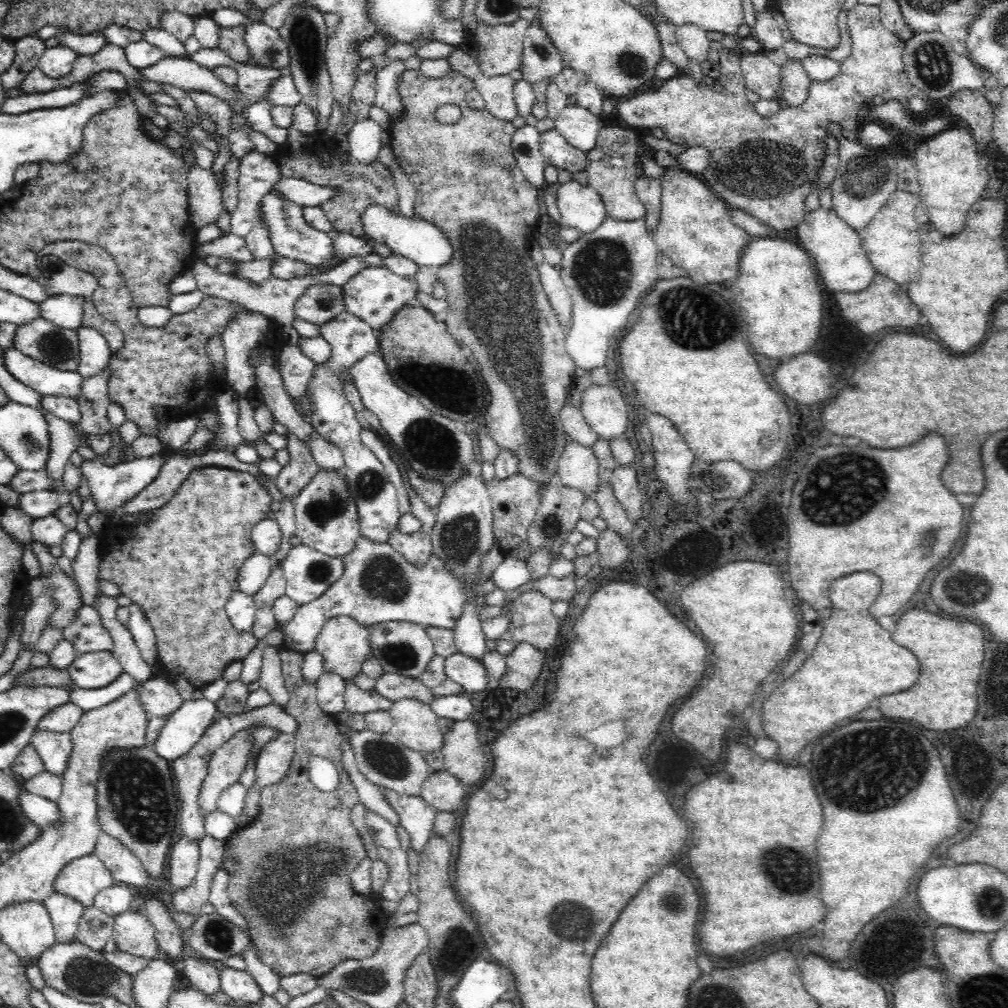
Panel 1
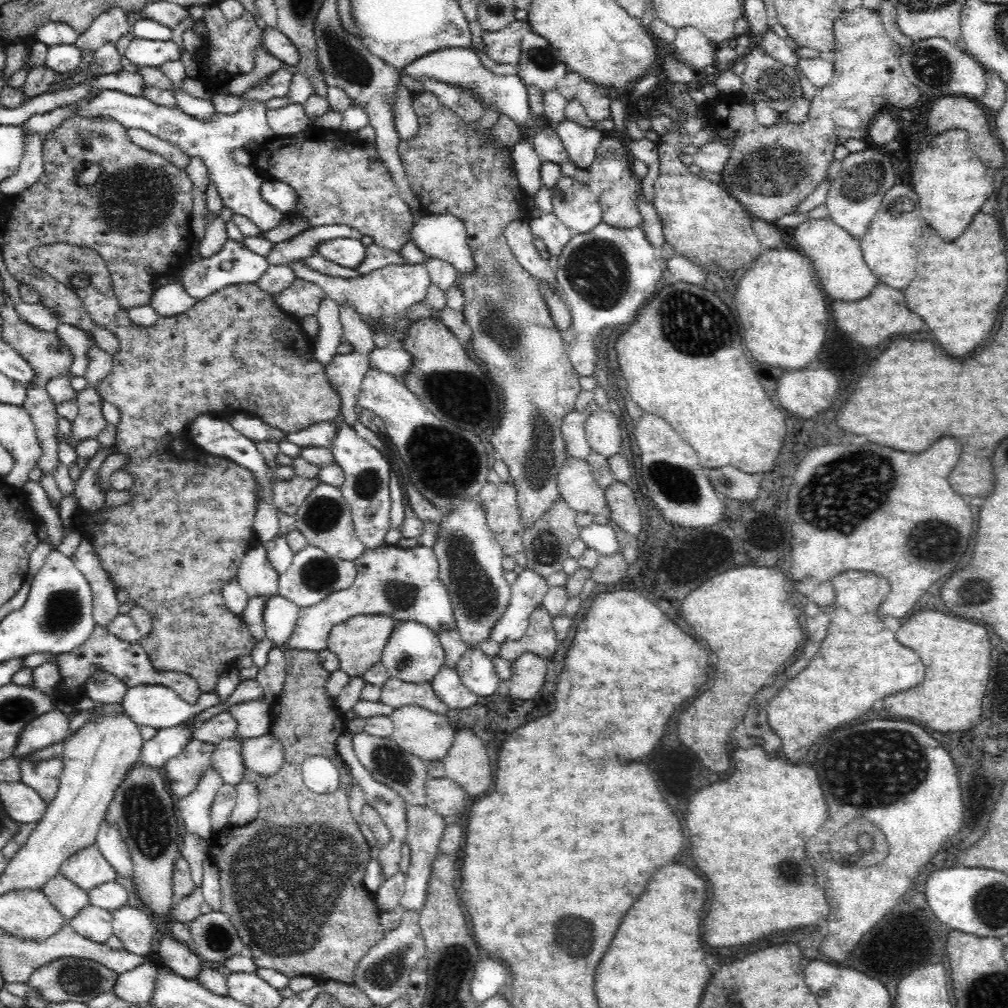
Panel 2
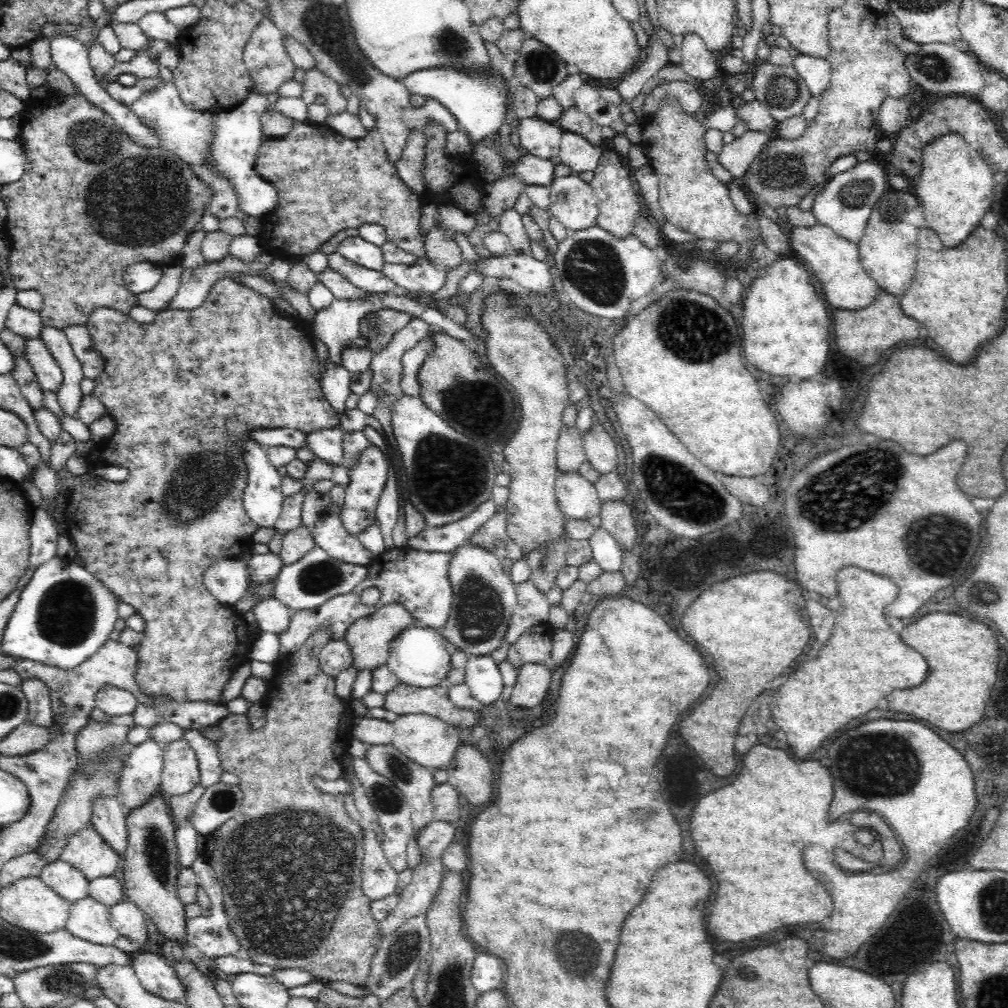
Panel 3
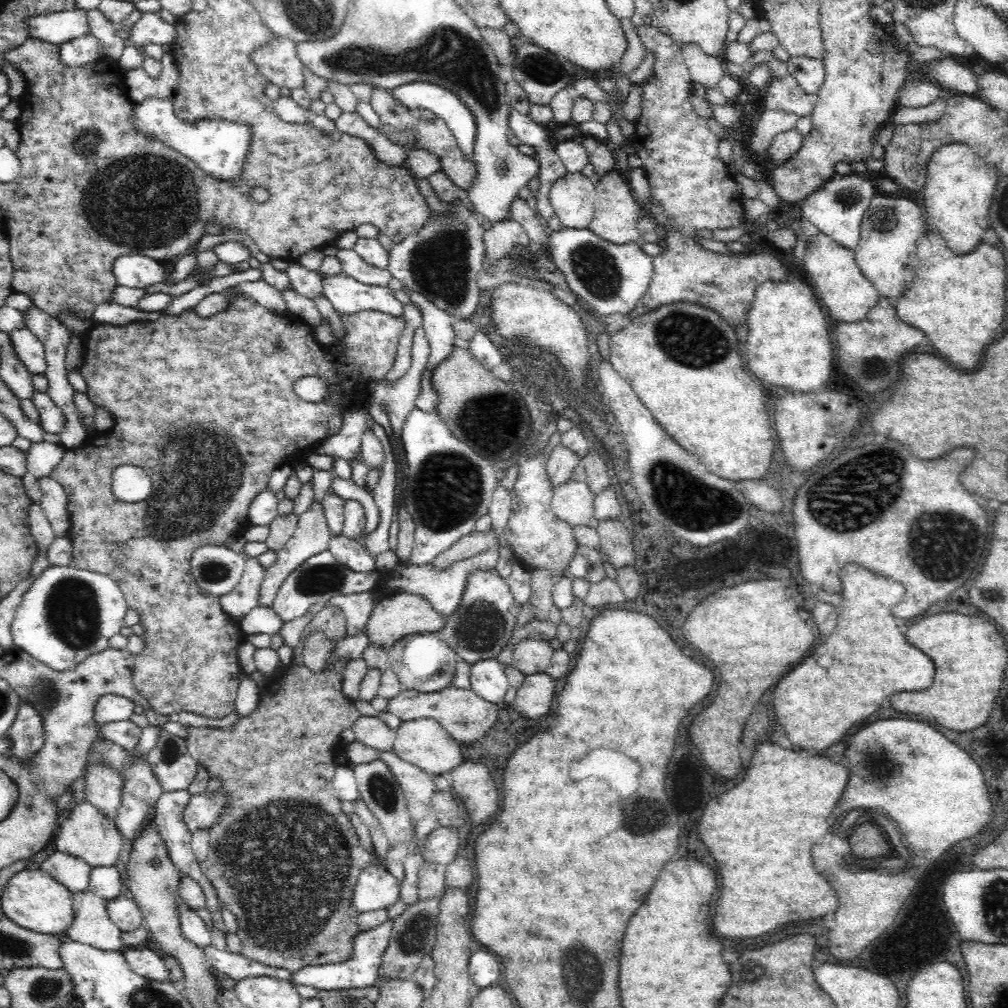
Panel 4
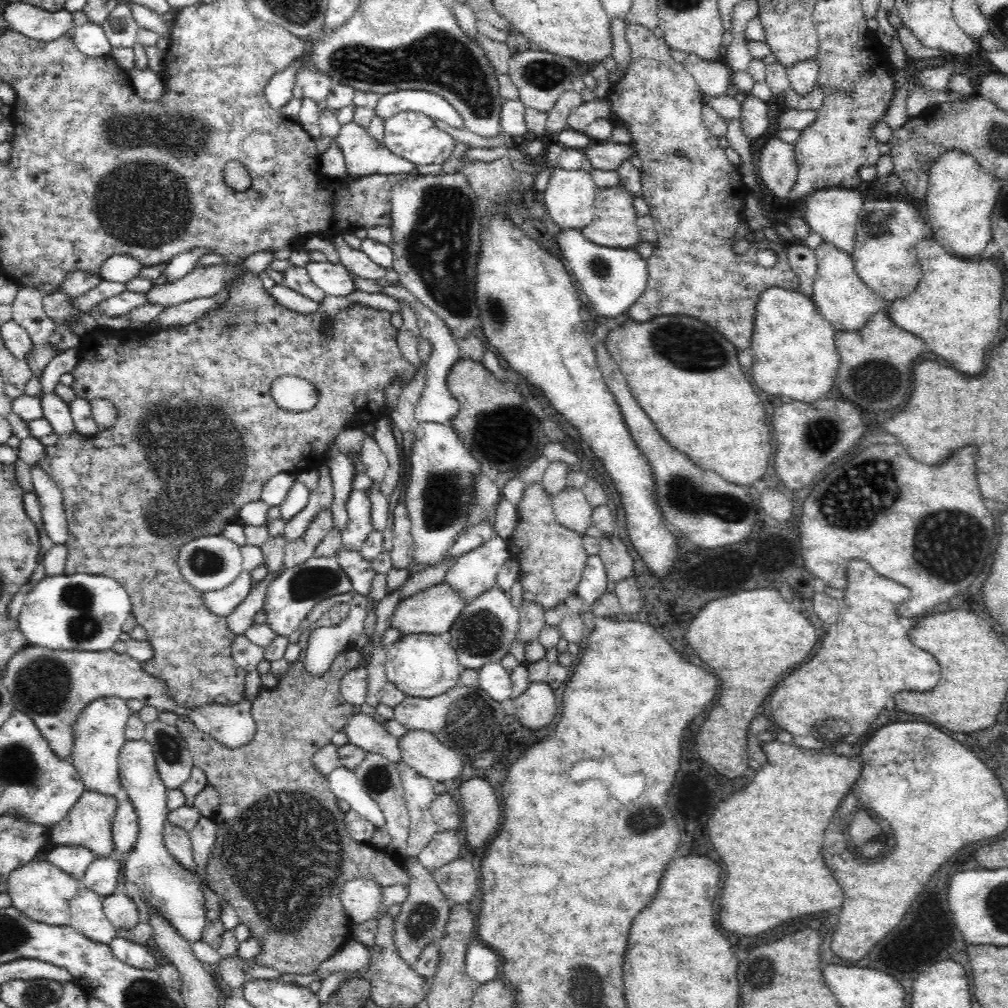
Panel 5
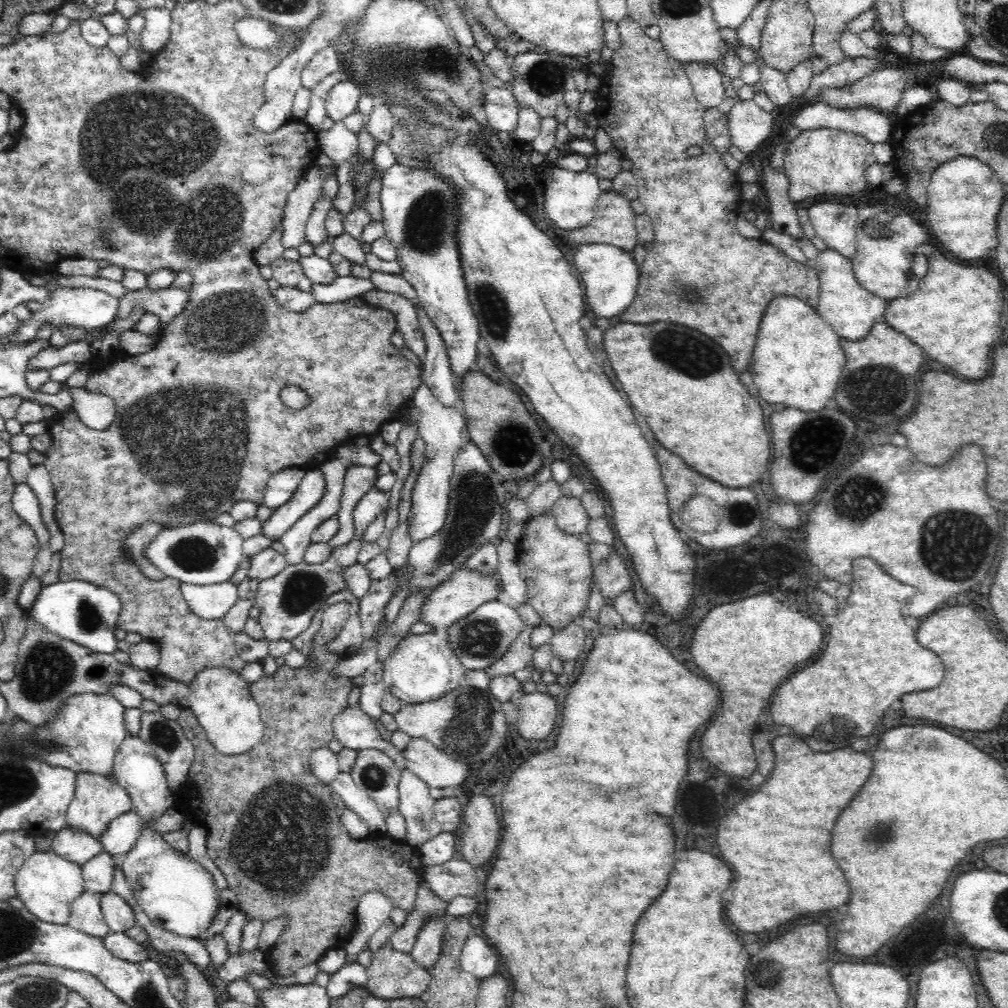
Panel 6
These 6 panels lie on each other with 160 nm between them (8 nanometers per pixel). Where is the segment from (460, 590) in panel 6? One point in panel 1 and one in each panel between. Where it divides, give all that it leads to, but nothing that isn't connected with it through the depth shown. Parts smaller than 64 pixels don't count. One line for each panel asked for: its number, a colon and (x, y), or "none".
1: (344, 644)
2: (358, 642)
3: (369, 640)
4: (399, 615)
5: (432, 611)

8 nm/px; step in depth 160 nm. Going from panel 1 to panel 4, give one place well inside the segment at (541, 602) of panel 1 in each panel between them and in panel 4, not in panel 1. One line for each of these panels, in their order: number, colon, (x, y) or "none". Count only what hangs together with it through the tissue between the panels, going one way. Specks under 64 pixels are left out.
2: (540, 638)
3: (535, 646)
4: (530, 655)

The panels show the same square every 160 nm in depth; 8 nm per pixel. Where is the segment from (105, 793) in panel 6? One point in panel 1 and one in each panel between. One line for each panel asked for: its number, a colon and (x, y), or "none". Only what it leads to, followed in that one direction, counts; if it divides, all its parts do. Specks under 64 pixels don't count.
1: (82, 879)
2: (87, 868)
3: (86, 850)
4: (86, 833)
5: (89, 823)

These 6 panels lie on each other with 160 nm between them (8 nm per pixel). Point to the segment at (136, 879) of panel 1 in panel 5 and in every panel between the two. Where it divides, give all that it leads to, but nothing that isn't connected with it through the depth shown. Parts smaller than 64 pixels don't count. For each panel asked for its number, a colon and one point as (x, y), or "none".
2: (109, 842)
3: (108, 815)
4: (103, 786)
5: (98, 734)

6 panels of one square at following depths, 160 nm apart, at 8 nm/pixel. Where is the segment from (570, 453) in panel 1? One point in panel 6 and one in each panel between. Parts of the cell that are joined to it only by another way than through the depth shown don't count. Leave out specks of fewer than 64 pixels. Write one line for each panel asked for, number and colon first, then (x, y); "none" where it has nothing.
2: (575, 482)
3: (577, 498)
4: (572, 502)
5: (571, 509)
6: (570, 515)

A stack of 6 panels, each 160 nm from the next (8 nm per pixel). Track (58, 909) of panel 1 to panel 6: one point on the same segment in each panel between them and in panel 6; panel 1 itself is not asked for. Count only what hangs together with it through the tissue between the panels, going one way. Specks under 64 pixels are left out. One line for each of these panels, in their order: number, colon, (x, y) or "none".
2: (65, 896)
3: (64, 879)
4: (74, 873)
5: (73, 859)
6: (72, 844)

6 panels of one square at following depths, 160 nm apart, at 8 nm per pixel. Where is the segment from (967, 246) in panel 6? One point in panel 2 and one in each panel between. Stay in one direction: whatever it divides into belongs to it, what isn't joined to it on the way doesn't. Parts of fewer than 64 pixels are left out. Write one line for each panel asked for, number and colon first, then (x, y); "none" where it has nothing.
2: (951, 183)
3: (954, 188)
4: (958, 190)
5: (961, 194)

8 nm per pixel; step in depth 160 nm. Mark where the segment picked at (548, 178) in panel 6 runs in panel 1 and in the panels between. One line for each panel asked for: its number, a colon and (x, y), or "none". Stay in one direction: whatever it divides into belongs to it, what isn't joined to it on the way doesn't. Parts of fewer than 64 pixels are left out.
1: (581, 207)
2: (578, 208)
3: (572, 201)
4: (572, 197)
5: (569, 198)

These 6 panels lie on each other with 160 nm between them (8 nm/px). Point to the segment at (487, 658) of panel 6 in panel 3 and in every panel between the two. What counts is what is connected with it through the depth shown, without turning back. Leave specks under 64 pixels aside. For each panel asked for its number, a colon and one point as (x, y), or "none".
3: (483, 597)
4: (483, 622)
5: (482, 633)

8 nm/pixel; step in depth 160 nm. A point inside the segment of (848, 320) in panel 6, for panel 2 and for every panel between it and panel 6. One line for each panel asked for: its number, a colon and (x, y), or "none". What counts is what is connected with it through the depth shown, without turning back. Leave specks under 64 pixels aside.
2: (837, 257)
3: (835, 260)
4: (848, 294)
5: (843, 299)

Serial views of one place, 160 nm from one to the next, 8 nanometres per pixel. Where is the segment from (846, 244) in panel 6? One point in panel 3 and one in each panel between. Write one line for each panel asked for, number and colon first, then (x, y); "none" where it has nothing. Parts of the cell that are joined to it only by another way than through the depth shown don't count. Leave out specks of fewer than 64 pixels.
3: (845, 204)
4: (837, 209)
5: (833, 213)

